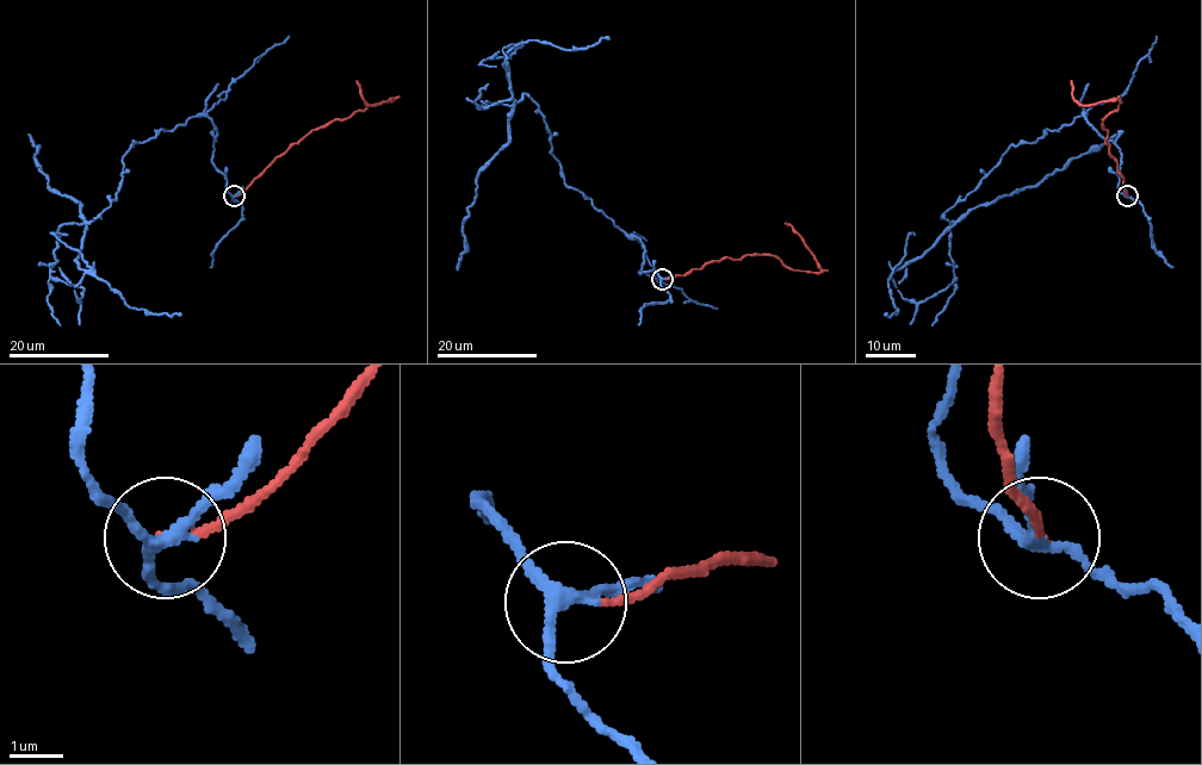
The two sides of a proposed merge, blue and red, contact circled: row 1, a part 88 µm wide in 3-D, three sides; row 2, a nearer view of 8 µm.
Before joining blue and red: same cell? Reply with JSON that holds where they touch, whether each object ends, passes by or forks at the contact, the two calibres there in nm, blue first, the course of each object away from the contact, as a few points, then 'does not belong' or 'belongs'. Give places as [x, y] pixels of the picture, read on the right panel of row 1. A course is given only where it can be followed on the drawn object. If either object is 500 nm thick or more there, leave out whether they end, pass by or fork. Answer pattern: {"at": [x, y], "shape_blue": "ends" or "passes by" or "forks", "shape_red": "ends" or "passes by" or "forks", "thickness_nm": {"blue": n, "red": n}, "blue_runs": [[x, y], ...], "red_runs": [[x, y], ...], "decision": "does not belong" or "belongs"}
{"at": [1127, 196], "shape_blue": "forks", "shape_red": "ends", "thickness_nm": {"blue": 200, "red": 100}, "blue_runs": [[1127, 196], [1117, 188], [1120, 149], [1082, 114], [1011, 145], [942, 217], [960, 221], [1034, 187], [1117, 135]], "red_runs": [[1127, 196], [1102, 126], [1102, 119], [1120, 101], [1082, 105], [1072, 95], [1071, 81]], "decision": "does not belong"}

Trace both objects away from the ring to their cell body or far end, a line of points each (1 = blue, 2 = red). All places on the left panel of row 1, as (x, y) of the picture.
1: (234, 196), (203, 114), (131, 145), (116, 198), (90, 222), (48, 187), (29, 135)
2: (234, 196), (310, 132), (355, 111), (392, 101), (370, 105), (357, 81)

